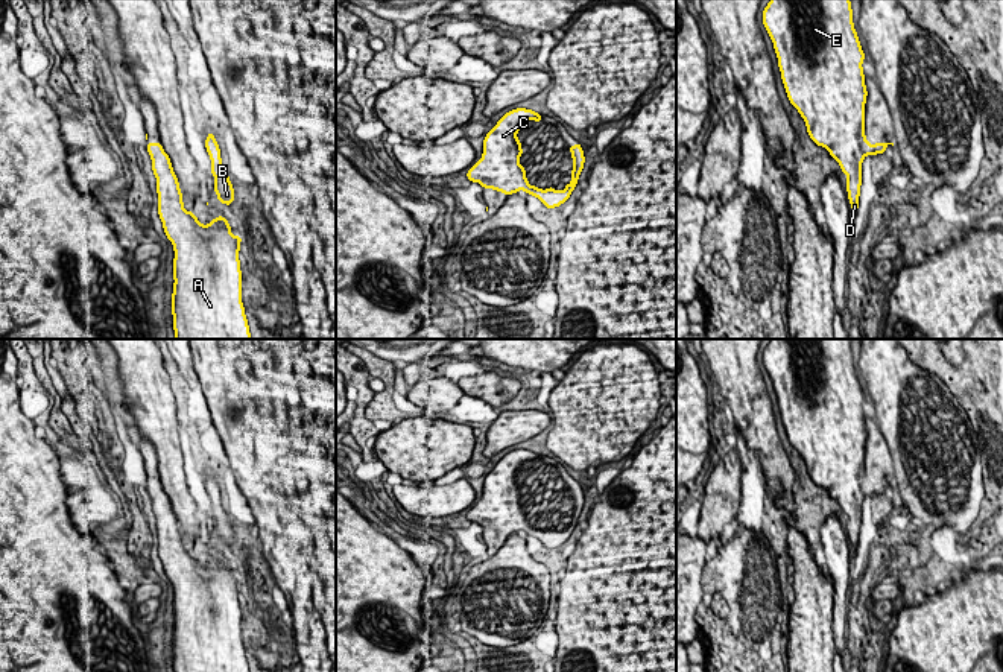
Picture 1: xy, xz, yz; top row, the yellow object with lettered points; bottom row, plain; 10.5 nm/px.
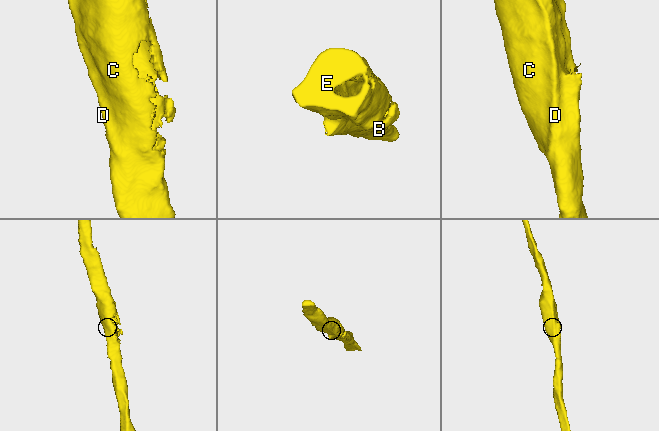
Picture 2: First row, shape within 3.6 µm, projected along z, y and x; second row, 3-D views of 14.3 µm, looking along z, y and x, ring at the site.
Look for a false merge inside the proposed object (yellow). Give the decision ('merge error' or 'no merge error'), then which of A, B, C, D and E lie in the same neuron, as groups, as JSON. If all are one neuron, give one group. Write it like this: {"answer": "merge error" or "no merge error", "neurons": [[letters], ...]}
{"answer": "no merge error", "neurons": [["A", "B", "C", "D", "E"]]}

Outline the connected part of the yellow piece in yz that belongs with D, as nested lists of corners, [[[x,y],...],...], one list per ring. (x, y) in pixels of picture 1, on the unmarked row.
[[[770,339],[763,365],[774,383],[789,442],[805,462],[815,485],[825,488],[848,517],[851,550],[857,553],[862,503],[866,496],[884,494],[889,485],[871,485],[865,476],[865,394],[853,363],[850,339]]]

